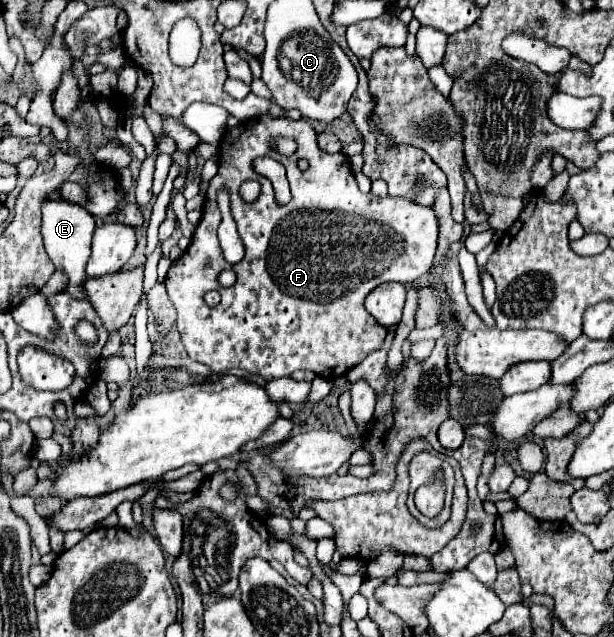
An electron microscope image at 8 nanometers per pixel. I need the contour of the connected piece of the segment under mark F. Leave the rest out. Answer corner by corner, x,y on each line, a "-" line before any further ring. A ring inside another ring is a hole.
265,114
227,128
227,134
219,144
219,158
217,176
213,176
205,194
203,218
197,224
187,252
171,264
165,278
169,300
177,310
177,330
189,358
209,366
213,372
243,368
267,382
291,376
295,370
311,370
317,376
333,380
345,376
353,366
363,362
363,358
379,350
387,336
387,328
365,310
367,294
379,284
411,284
429,272
439,236
437,214
433,210
423,210
405,198
377,198
373,194
361,194
347,156
323,152
317,146
317,132
307,120
293,122
-
277,138
293,138
299,146
293,154
283,156
271,146
-
257,156
271,156
287,168
287,180
291,184
289,204
279,204
275,200
271,180
251,170
251,160
-
299,158
309,160
307,170
297,168
-
219,180
225,180
231,188
231,214
245,246
245,258
237,264
225,262
217,237
222,221
215,202
-
245,180
257,180
261,184
261,194
255,202
245,202
241,198
239,186
-
225,268
237,272
237,282
231,288
221,288
217,282
217,274
-
207,290
217,290
221,294
219,306
207,308
203,304
203,294

